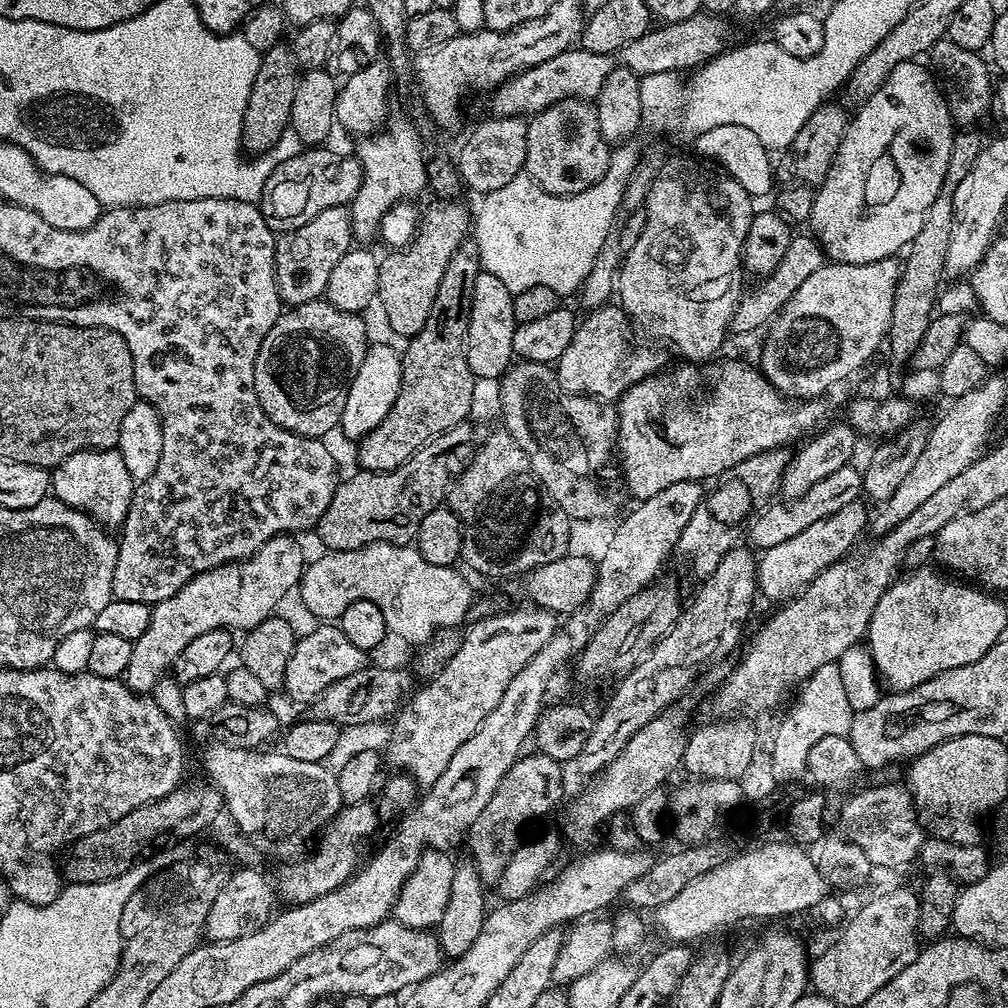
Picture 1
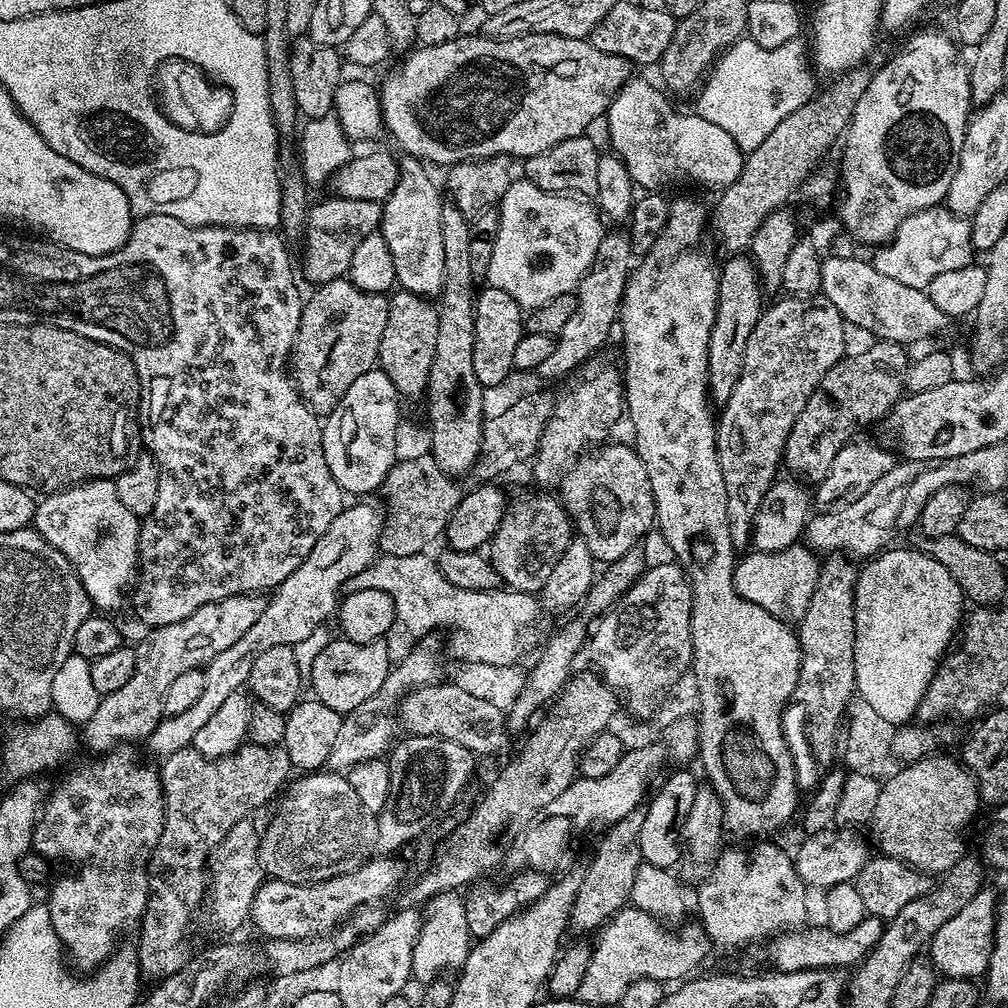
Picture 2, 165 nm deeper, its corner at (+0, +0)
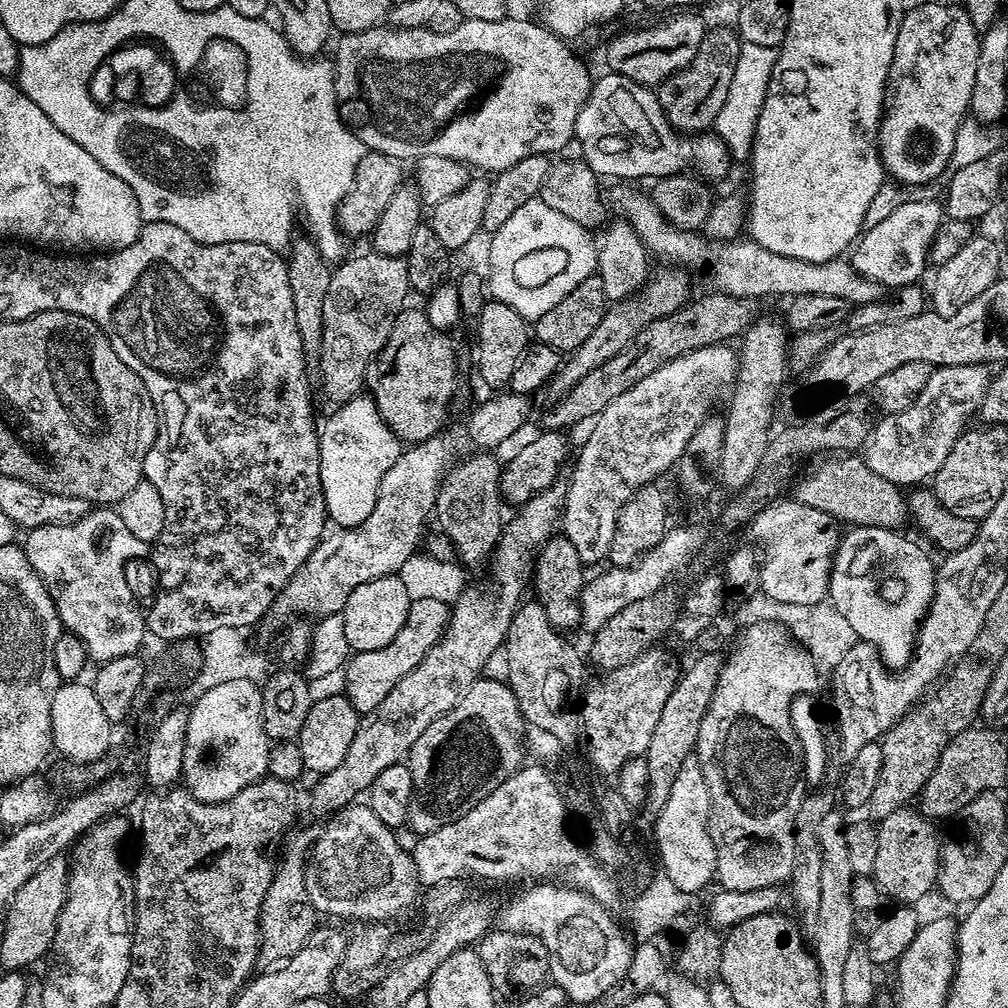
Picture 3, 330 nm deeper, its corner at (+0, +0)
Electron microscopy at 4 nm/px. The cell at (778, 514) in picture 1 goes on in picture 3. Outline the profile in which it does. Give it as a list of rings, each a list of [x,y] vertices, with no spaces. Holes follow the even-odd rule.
[[[983,364],[933,367],[926,386],[922,386],[922,394],[918,394],[918,398],[914,398],[914,402],[910,402],[910,406],[906,406],[906,410],[889,416],[881,415],[877,424],[875,421],[862,448],[864,461],[867,462],[874,474],[886,478],[886,482],[894,482],[901,486],[907,486],[907,484],[920,486],[923,485],[920,484],[923,480],[931,481],[942,466],[942,462],[946,462],[946,454],[950,454],[960,433],[965,431],[967,424],[964,423],[971,416],[975,417],[979,413],[989,387],[990,372]]]

